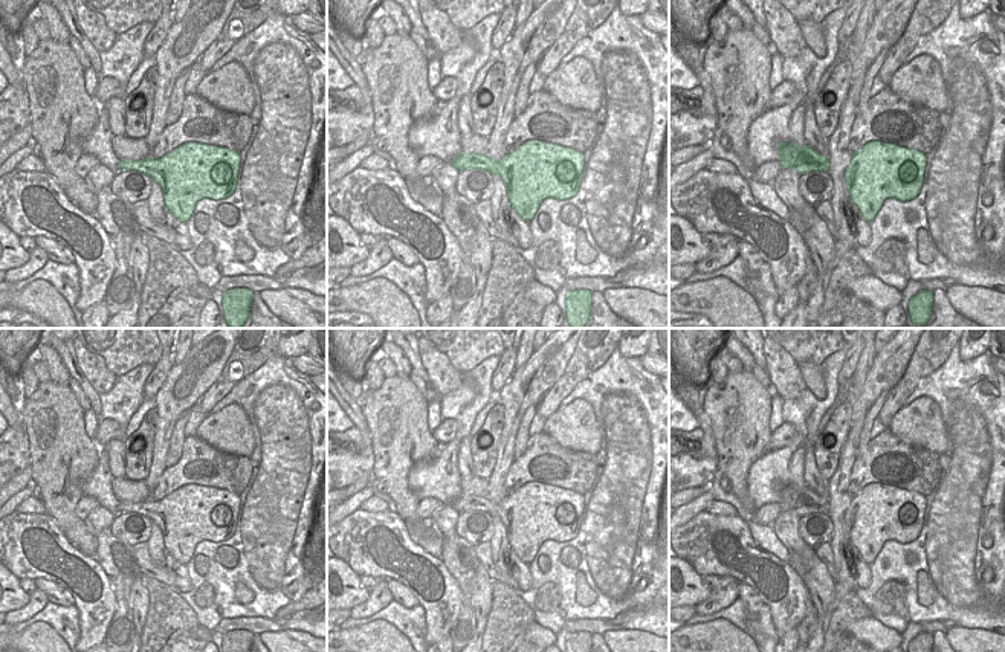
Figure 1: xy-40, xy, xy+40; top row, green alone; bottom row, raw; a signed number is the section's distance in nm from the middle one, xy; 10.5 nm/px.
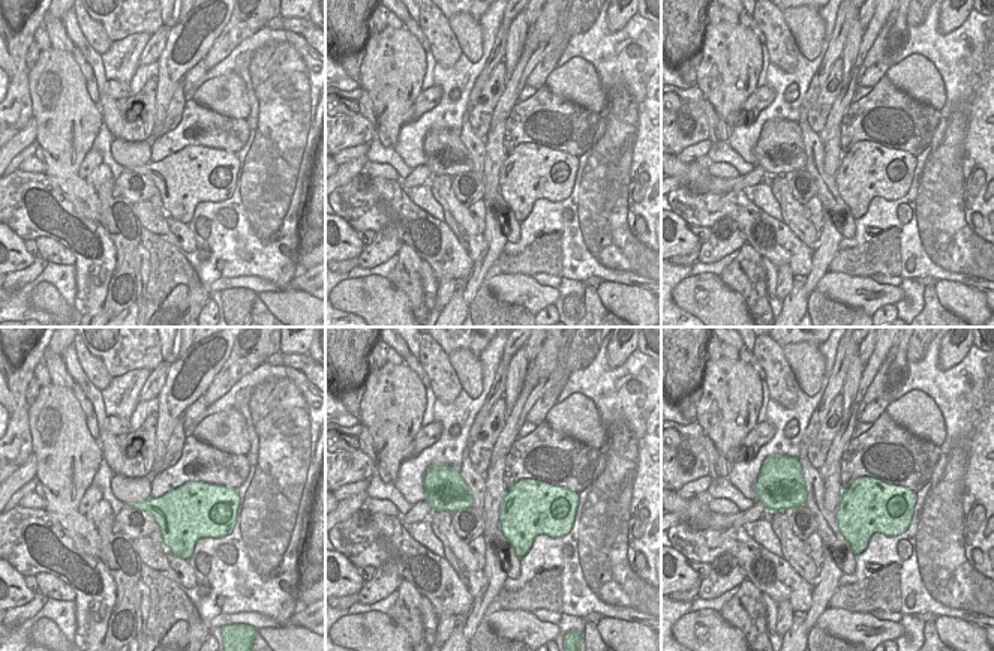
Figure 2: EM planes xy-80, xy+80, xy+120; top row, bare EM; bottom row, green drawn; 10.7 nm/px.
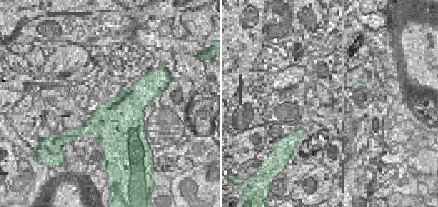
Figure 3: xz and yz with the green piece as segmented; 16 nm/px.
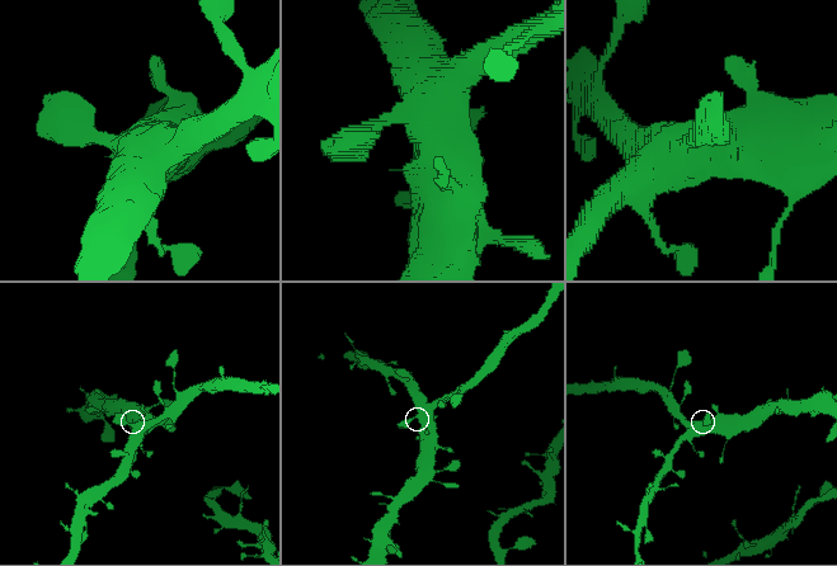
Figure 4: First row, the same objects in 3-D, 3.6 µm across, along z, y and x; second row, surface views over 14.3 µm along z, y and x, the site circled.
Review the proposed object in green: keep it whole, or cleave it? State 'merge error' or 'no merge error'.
no merge error

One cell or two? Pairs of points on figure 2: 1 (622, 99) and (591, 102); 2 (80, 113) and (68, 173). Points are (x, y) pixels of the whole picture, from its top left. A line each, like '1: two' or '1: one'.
1: two
2: one

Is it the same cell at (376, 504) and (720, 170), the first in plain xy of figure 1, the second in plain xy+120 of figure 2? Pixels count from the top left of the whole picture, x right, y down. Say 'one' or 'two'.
one

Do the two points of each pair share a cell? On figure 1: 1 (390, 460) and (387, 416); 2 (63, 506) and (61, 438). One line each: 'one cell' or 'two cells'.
1: one cell
2: one cell

